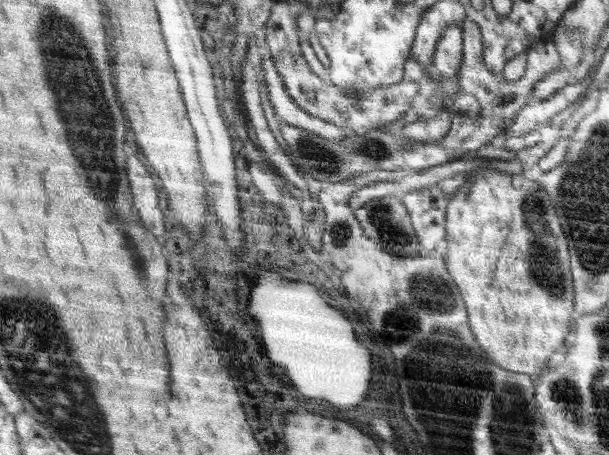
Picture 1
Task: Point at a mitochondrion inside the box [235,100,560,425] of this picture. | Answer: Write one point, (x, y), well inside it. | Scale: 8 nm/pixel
(312, 150)

